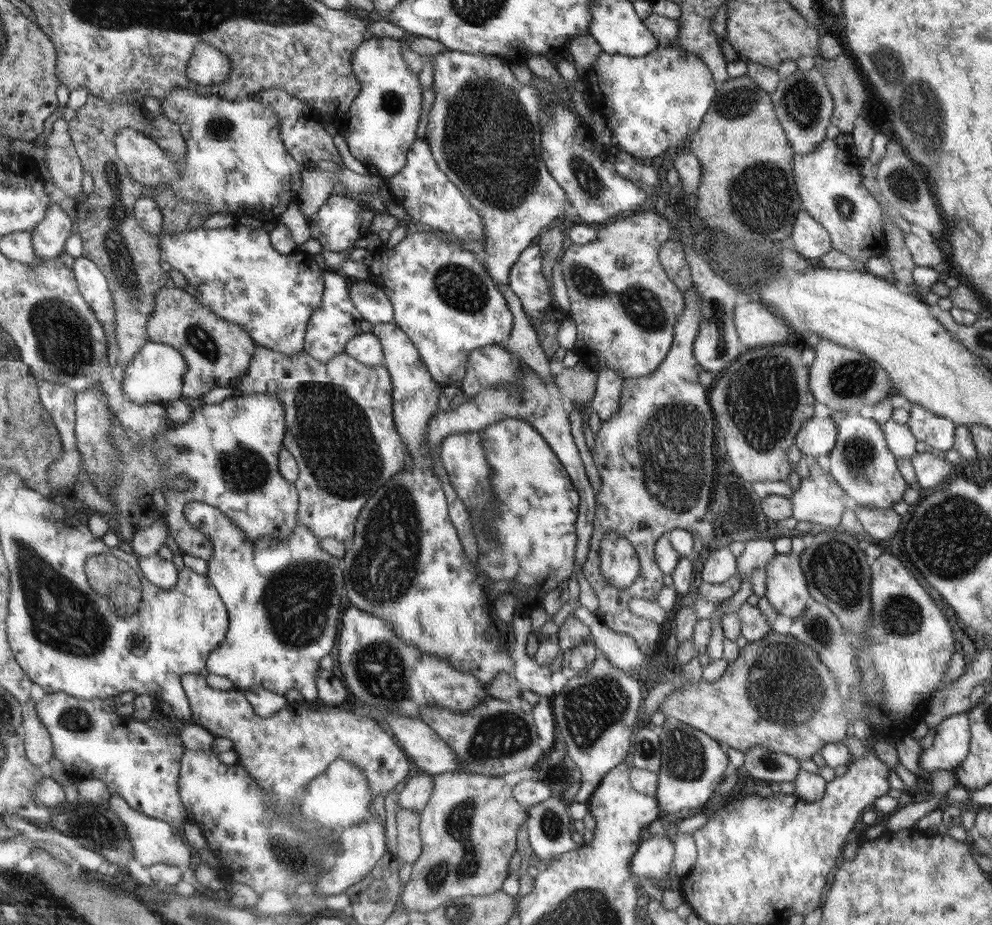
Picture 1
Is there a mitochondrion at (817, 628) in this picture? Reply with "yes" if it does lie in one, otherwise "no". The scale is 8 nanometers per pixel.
yes

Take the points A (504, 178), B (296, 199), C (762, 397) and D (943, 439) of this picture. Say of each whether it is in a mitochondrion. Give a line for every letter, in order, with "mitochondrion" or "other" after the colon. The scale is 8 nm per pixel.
A: mitochondrion
B: other
C: mitochondrion
D: other

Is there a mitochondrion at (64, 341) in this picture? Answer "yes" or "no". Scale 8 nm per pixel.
yes

